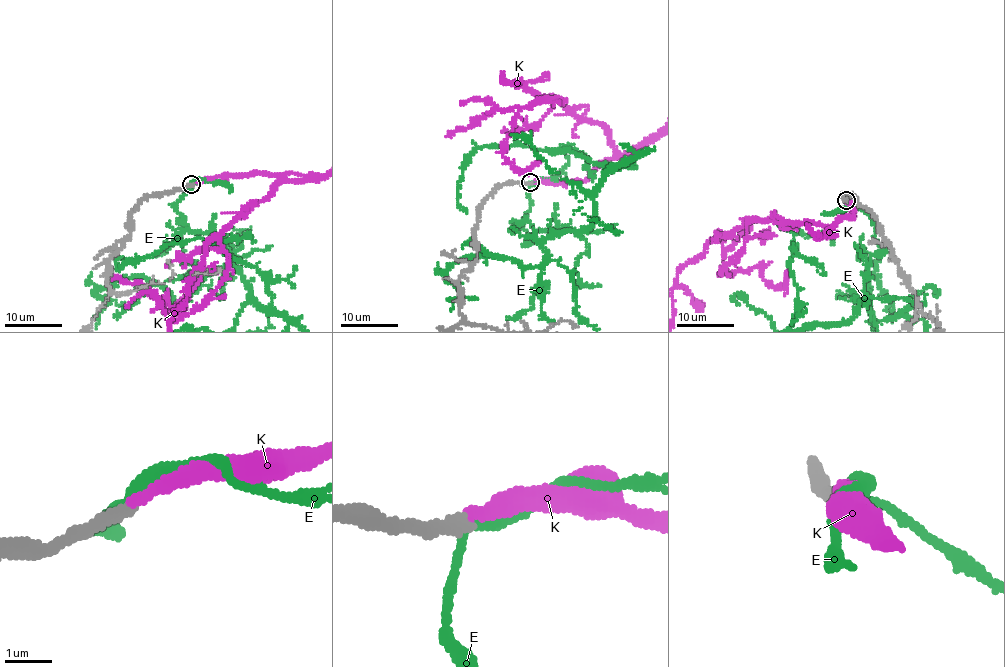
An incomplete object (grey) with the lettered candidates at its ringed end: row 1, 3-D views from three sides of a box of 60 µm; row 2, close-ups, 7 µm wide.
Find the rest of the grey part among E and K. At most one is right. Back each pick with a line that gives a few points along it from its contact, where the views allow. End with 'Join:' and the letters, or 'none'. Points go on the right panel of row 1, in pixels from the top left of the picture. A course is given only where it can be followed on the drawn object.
Join: K

